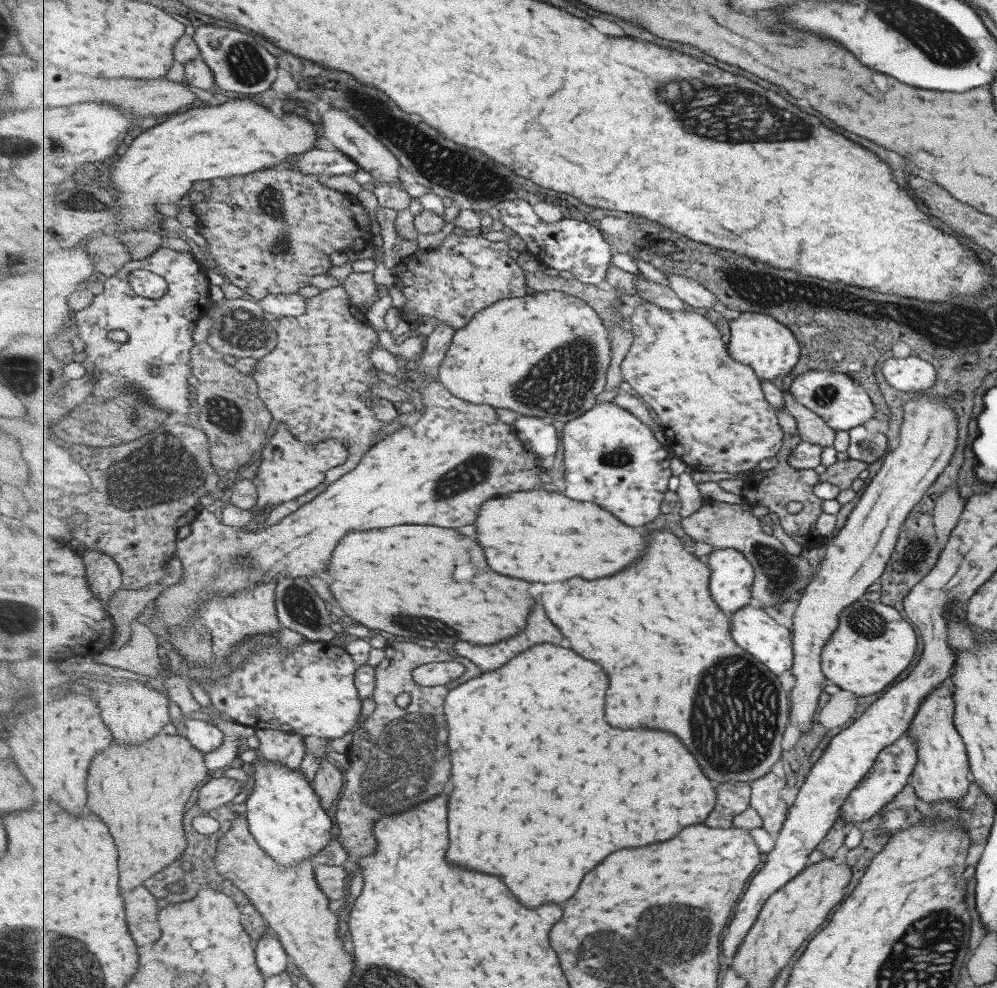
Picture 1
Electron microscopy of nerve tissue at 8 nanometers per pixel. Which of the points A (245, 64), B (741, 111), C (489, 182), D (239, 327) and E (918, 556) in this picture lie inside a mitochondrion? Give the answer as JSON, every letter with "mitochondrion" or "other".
{"A":"mitochondrion","B":"mitochondrion","C":"mitochondrion","D":"mitochondrion","E":"mitochondrion"}

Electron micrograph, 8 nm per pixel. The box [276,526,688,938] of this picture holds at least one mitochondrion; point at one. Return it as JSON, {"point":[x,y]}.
{"point":[389,761]}

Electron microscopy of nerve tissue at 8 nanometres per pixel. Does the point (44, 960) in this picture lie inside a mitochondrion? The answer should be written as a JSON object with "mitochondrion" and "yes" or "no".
{"mitochondrion":"yes"}

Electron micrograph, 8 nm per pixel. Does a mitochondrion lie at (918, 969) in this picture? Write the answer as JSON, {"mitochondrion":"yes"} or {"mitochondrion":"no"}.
{"mitochondrion":"yes"}

